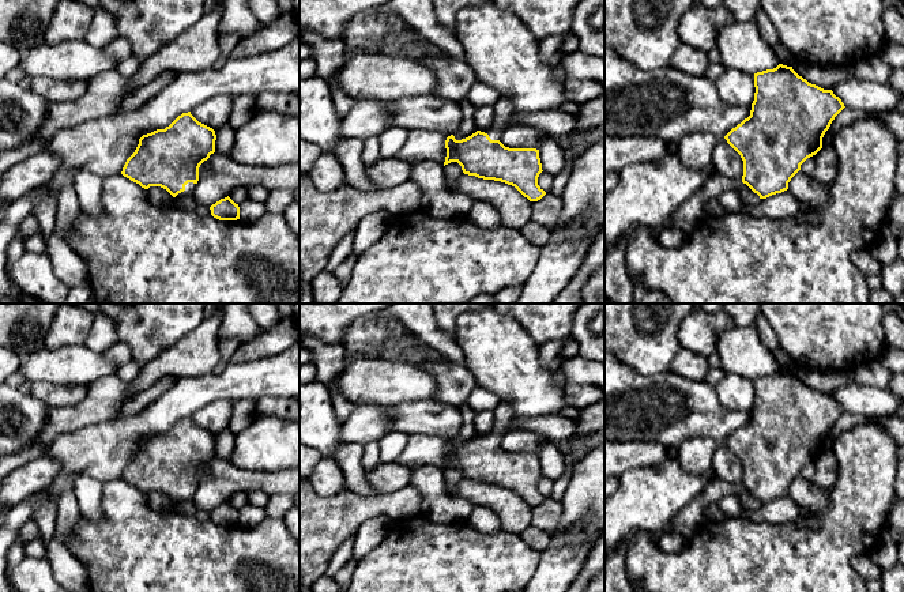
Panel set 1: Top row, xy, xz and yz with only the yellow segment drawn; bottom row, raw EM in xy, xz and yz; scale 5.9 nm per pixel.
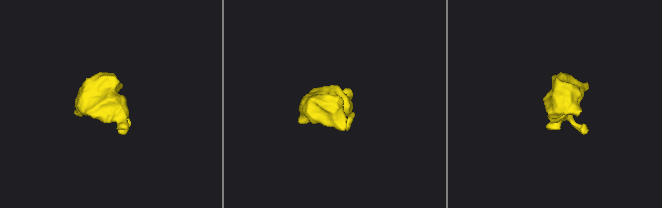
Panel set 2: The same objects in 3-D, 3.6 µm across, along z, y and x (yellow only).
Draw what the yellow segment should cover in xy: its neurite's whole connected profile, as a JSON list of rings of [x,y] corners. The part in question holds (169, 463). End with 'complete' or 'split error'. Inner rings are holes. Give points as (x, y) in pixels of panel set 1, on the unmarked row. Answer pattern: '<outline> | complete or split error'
[[[191,416],[182,418],[165,434],[143,440],[121,479],[144,494],[161,491],[173,502],[184,495],[193,497],[199,486],[200,470],[215,457],[215,445],[216,440],[212,433],[199,427]]] | split error

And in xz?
[[[501,401],[494,415],[496,422],[487,438],[477,435],[462,445],[453,440],[447,442],[444,471],[457,467],[464,479],[505,487],[530,506],[538,506],[546,499],[538,490],[538,482],[543,476],[539,455],[505,452],[500,442],[502,434],[515,425],[511,404]]] | split error

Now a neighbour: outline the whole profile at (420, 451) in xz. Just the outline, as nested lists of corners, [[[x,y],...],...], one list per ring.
[[[410,435],[402,453],[392,461],[410,468],[423,465],[444,470],[447,440],[437,435]]]

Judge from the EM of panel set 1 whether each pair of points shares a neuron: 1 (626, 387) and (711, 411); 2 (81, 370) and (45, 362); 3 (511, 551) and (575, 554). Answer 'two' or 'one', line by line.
1: one
2: one
3: two

